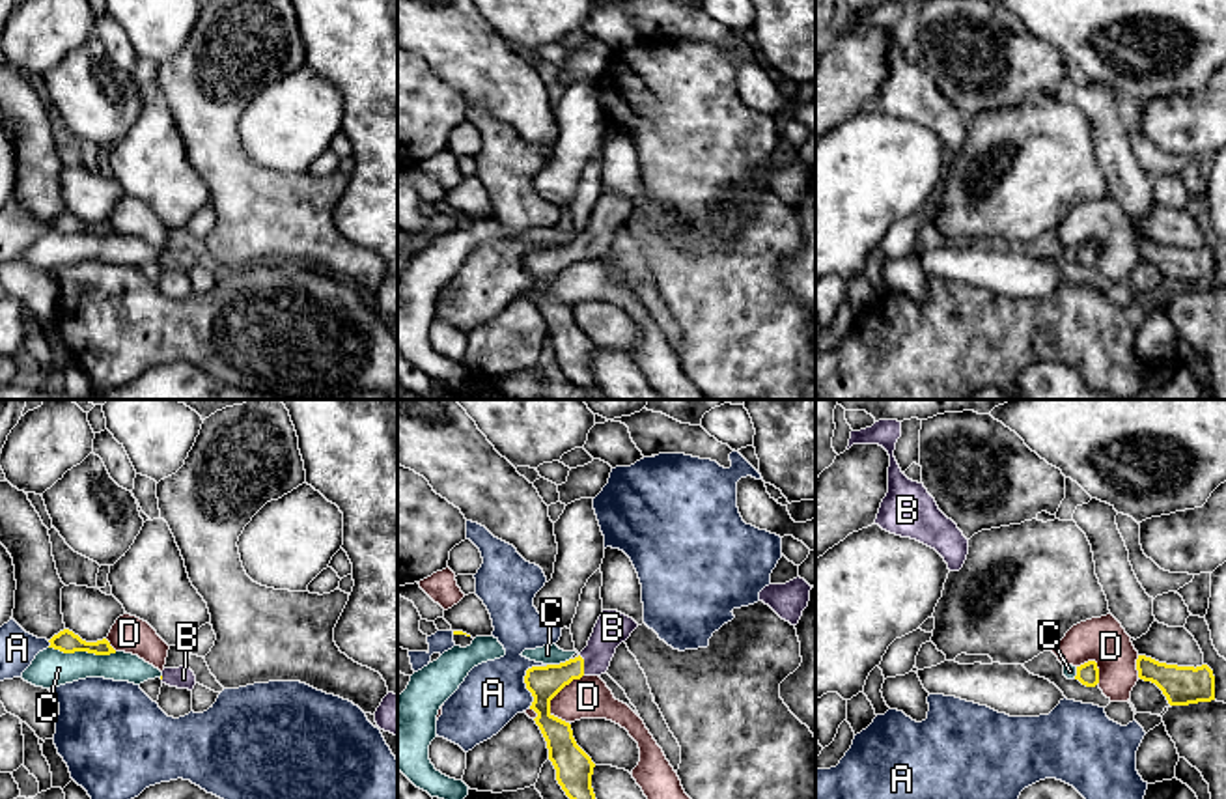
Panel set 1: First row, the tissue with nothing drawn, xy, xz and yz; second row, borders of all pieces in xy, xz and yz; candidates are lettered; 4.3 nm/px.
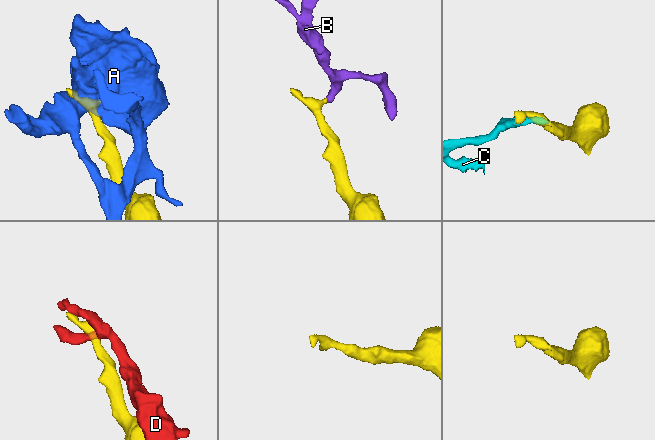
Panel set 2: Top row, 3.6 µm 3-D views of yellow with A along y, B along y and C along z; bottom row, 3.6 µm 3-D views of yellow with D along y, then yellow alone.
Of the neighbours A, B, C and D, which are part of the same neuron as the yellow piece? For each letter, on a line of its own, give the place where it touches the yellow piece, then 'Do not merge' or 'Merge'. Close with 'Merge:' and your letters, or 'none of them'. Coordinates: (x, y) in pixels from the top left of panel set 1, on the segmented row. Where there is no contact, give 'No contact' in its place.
A: Touches yellow at xz (525, 680). Do not merge
B: Touches yellow at xz (583, 665). Merge
C: Touches yellow at xy (83, 650). Do not merge
D: Touches yellow at xz (558, 691). Do not merge
Merge: B

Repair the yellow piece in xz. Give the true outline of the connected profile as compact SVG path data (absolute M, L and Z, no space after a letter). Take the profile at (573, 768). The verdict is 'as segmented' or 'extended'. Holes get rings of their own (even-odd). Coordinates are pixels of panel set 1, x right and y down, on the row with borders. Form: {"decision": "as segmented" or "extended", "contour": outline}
{"decision": "extended", "contour": "M603 610L588 646L575 659L526 670L524 683L534 696L530 709L537 713L534 721L547 741L556 780L569 799L595 799L592 788L595 764L577 745L571 724L550 713L550 700L573 680L605 674L616 648L625 642L636 627L638 624L633 618L618 610Z"}

